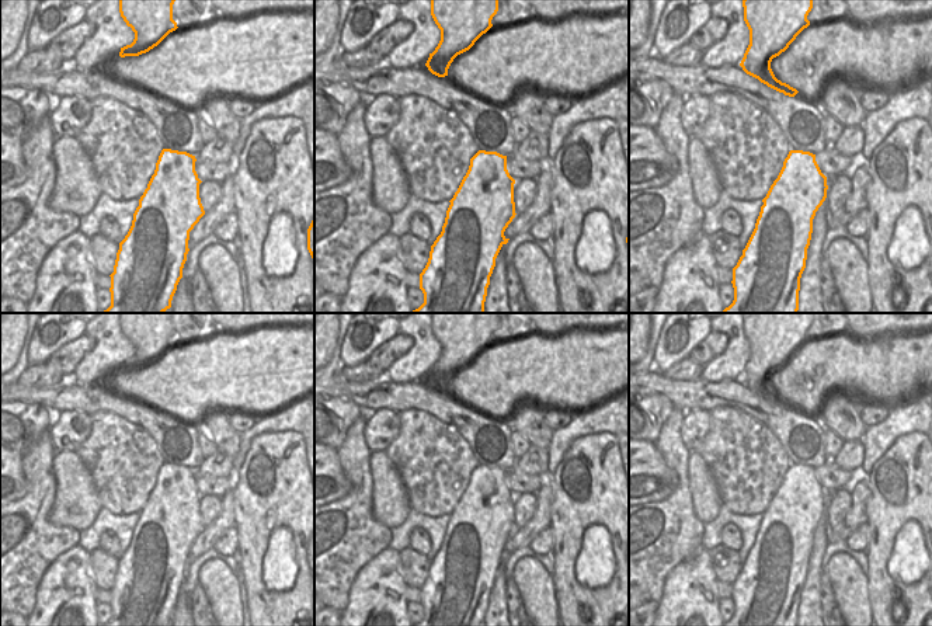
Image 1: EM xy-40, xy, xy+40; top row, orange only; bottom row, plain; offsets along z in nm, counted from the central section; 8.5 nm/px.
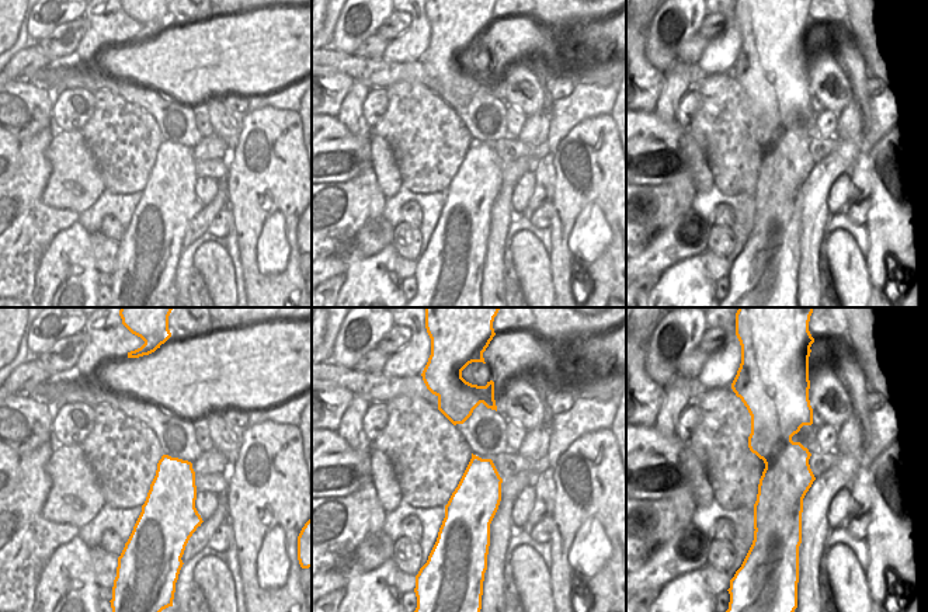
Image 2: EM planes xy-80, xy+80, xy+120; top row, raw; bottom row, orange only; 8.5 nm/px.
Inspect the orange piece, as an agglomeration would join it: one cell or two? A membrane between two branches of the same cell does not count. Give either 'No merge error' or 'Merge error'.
Merge error.

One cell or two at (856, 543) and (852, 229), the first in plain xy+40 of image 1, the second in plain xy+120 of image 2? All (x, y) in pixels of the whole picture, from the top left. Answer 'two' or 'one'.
two

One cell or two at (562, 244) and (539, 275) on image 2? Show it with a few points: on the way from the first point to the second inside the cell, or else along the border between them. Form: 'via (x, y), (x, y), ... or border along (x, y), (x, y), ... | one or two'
border along (549, 256), (551, 282), (555, 292) | two

